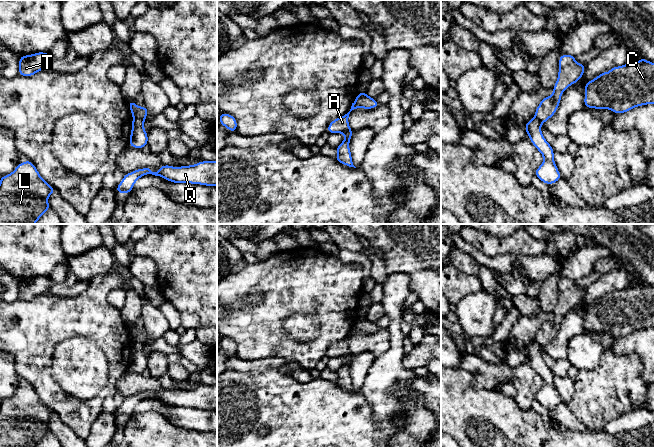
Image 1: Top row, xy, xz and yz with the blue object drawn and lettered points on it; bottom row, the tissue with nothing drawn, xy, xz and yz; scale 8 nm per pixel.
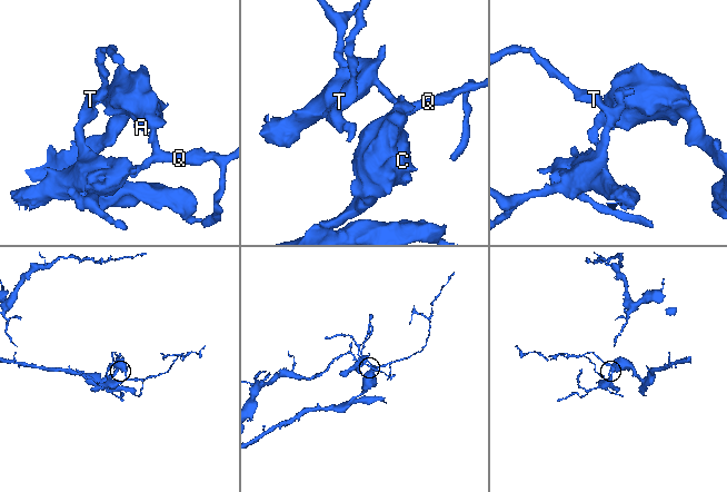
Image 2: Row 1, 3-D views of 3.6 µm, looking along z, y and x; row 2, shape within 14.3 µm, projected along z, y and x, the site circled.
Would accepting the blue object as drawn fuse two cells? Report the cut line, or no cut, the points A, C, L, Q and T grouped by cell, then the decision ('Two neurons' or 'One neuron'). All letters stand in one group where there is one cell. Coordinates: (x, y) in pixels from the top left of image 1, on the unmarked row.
Split along xy (133, 341), (139, 341), (143, 344). Groups: A C / L Q T. Two neurons

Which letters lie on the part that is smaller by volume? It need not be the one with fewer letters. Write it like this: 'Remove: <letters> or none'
Remove: L, Q, T

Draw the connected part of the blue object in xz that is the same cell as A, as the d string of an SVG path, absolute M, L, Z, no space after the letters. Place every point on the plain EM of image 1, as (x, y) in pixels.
M368 319L364 321L357 321L351 330L350 335L340 340L336 343L334 343L327 351L327 355L330 358L333 357L340 357L345 359L345 364L342 365L339 370L336 372L337 378L336 378L336 384L346 390L354 391L352 386L352 379L350 376L349 368L350 363L353 359L353 355L350 353L348 342L349 338L352 334L363 332L363 333L374 333L375 331L378 331L380 327L378 327L374 322L369 321Z

